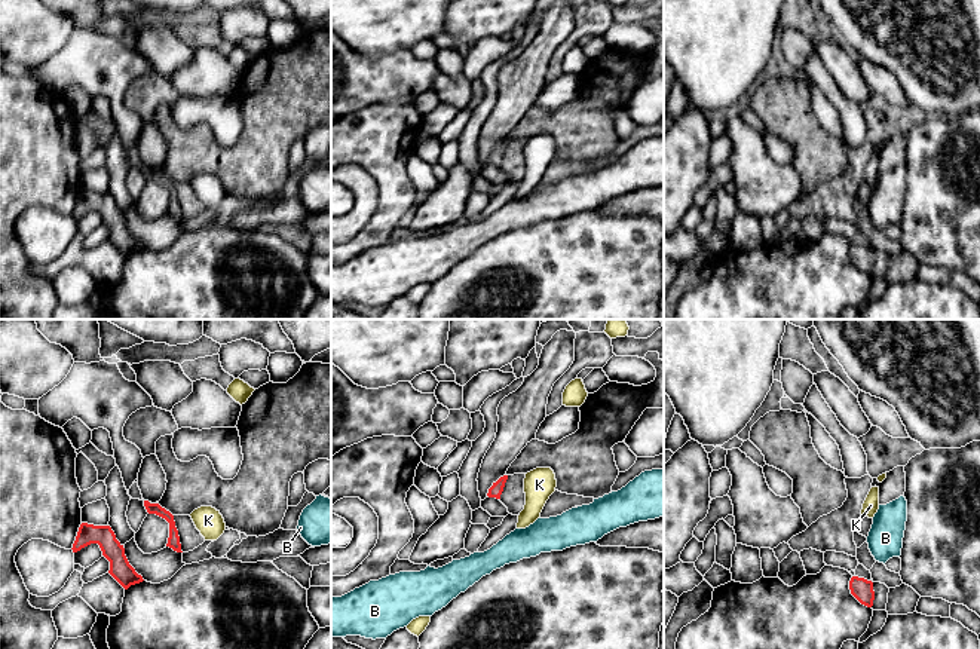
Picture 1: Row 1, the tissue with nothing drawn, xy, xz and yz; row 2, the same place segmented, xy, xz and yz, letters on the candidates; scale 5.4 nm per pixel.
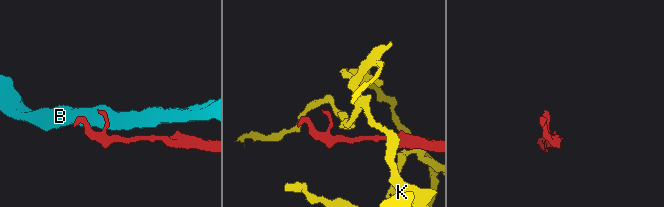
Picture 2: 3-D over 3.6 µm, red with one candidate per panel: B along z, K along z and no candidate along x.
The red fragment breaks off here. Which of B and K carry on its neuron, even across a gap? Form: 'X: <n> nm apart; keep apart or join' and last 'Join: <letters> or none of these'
B: 110 nm apart; keep apart
K: 90 nm apart; keep apart
Join: none of these

